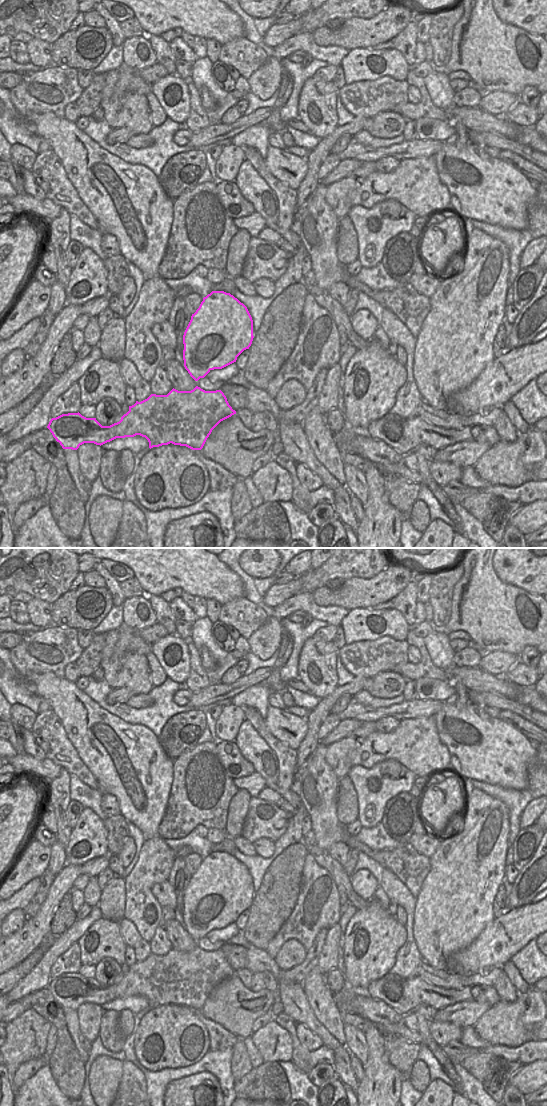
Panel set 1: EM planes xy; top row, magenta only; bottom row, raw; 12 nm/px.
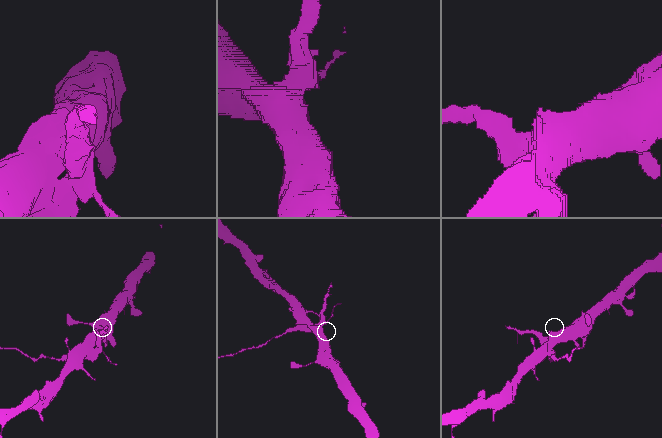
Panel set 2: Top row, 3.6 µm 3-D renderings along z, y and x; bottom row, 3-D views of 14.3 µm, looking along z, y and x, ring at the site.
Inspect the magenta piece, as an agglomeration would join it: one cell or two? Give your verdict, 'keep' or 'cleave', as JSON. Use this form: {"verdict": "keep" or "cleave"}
{"verdict": "cleave"}

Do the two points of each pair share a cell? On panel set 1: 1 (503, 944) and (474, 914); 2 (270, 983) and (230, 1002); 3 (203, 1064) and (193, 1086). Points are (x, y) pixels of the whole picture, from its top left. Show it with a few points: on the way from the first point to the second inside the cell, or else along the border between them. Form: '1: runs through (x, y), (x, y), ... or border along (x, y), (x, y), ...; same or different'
1: border along (494, 918), (471, 943); different
2: border along (266, 987), (276, 999); different
3: border along (178, 1079), (202, 1071), (208, 1071), (220, 1084); different

